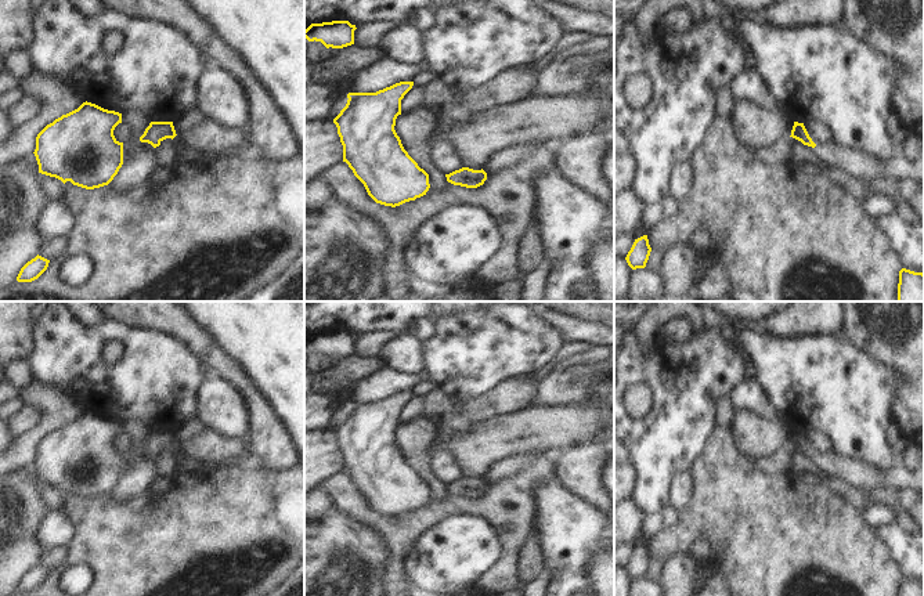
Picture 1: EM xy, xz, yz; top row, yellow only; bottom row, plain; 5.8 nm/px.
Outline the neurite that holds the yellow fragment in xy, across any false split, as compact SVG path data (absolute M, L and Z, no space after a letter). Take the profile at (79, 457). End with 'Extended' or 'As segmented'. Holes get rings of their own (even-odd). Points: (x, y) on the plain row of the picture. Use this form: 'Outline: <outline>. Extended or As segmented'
Outline: M87 411L77 419L55 429L36 447L33 463L39 483L55 487L64 494L71 491L86 499L108 495L123 474L123 452L119 452L113 445L119 433L122 433L122 423Z. As segmented

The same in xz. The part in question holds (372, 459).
Outline: M400 391L376 402L349 402L347 413L333 429L343 455L343 472L364 494L368 505L380 514L400 516L426 505L429 484L404 459L394 436L401 425L401 409L414 391Z. As segmented

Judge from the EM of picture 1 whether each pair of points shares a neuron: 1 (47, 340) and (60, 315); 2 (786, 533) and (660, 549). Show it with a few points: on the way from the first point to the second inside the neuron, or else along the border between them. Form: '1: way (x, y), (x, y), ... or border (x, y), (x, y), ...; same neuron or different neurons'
1: way (47, 335), (57, 325), (57, 321); same neuron
2: way (754, 528), (692, 528); same neuron

